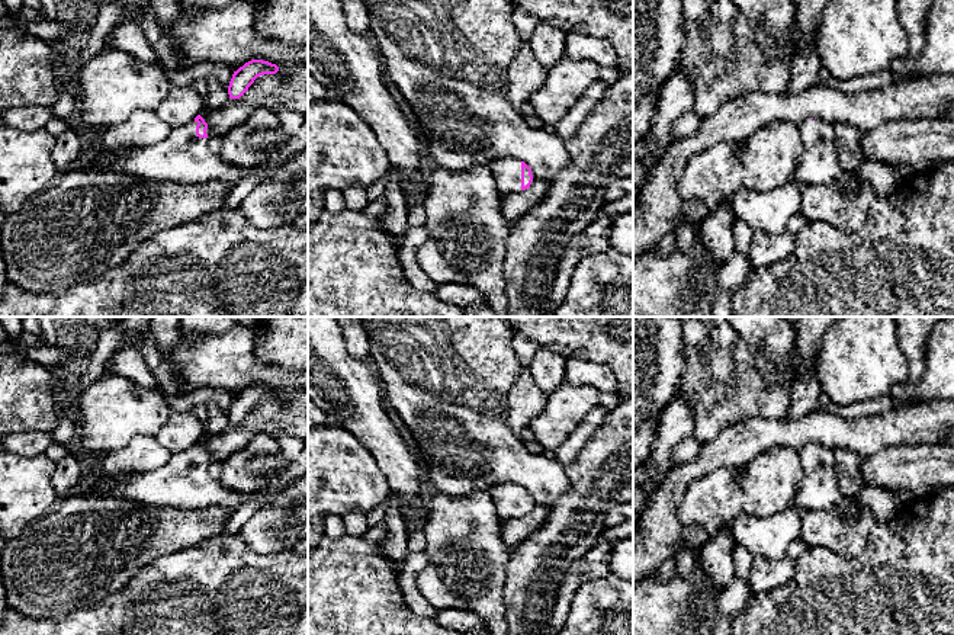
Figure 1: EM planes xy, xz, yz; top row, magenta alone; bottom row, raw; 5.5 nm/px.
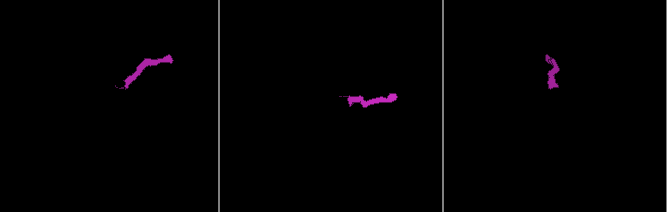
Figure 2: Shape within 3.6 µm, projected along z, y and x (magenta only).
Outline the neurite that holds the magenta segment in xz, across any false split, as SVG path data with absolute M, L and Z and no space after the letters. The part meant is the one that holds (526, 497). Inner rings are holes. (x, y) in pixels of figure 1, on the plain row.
M500 484L489 488L501 523L526 516L533 507L531 494L517 484Z

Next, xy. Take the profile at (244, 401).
M251 385L234 397L228 411L229 424L240 424L254 405L263 400L276 400L279 392L269 387Z

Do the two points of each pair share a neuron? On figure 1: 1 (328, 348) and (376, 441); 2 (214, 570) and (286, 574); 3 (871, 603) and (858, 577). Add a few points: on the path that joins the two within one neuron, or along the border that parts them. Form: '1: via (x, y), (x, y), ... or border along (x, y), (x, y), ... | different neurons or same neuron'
1: via (340, 371), (349, 379), (353, 397), (365, 417) | same neuron
2: via (231, 576), (269, 576) | same neuron
3: via (866, 597), (858, 590), (858, 583) | same neuron

